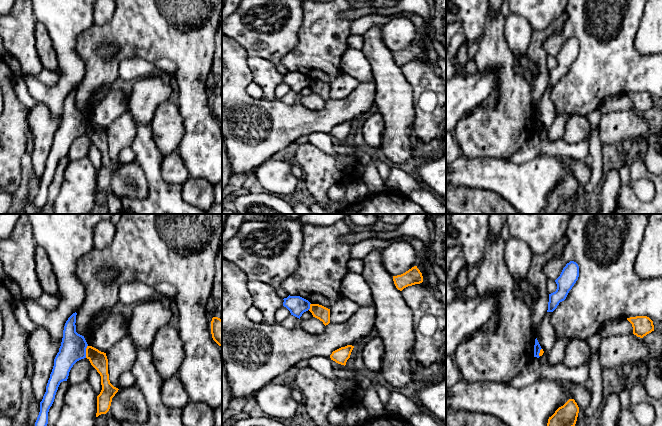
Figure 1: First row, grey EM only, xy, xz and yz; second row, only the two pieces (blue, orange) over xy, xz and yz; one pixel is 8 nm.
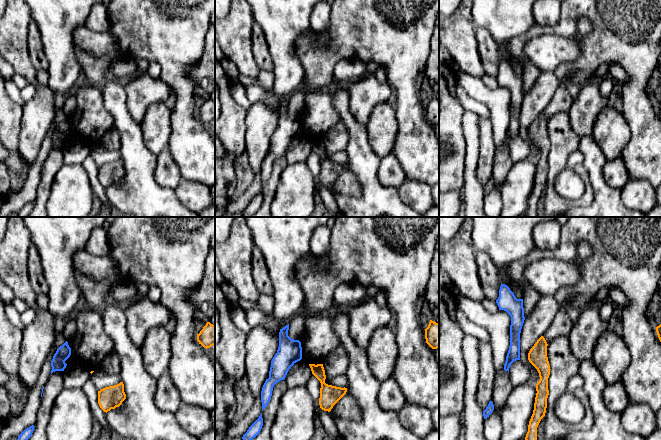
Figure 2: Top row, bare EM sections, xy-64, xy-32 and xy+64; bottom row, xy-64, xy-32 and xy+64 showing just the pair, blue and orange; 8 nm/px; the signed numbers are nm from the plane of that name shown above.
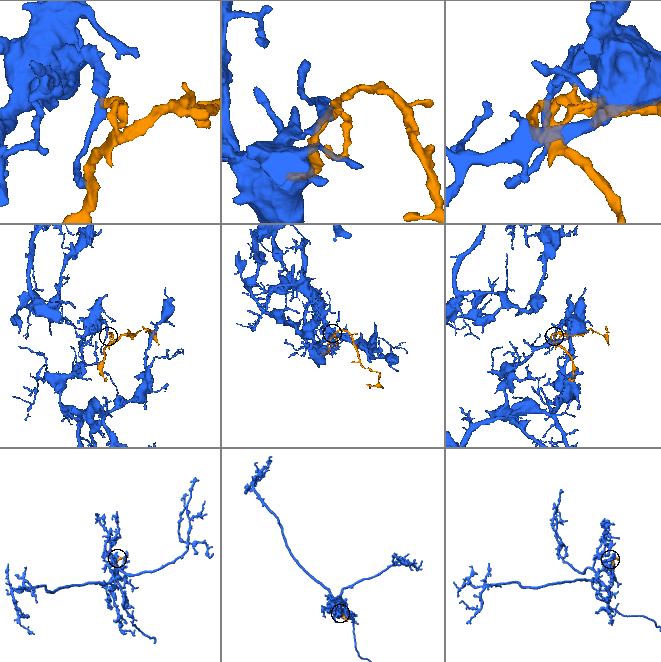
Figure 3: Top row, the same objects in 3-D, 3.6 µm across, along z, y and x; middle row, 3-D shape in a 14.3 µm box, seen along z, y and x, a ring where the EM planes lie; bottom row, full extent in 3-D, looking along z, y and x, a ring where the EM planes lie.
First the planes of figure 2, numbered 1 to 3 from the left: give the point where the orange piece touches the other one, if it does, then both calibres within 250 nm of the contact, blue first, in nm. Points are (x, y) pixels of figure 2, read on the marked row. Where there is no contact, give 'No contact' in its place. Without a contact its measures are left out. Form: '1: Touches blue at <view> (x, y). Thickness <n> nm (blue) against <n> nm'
1: No contact
2: No contact
3: No contact

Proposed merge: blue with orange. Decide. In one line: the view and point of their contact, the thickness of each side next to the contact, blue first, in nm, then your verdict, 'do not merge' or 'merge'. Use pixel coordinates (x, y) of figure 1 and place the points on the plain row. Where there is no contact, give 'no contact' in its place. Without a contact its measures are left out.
meets blue in xy at (85, 127); 200 nm thick on the blue side, 140 nm on the other; do not merge

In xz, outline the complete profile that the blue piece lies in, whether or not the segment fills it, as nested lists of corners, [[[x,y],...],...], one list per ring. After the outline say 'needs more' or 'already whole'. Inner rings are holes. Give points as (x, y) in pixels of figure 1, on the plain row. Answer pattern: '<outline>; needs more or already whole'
[[[288,72],[283,75],[283,82],[286,83],[291,91],[300,95],[302,90],[310,85],[310,78],[300,72]]]; already whole

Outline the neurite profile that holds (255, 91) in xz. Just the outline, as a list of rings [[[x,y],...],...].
[[[253,81],[247,86],[246,92],[252,98],[255,98],[255,99],[264,98],[264,92],[262,88],[256,83],[254,83]]]

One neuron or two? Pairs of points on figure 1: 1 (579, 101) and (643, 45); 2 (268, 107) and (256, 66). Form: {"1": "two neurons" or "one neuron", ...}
{"1": "two neurons", "2": "two neurons"}

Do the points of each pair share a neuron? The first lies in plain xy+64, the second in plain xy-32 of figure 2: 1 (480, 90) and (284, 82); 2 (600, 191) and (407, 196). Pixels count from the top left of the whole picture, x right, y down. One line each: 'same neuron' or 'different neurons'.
1: same neuron
2: different neurons

